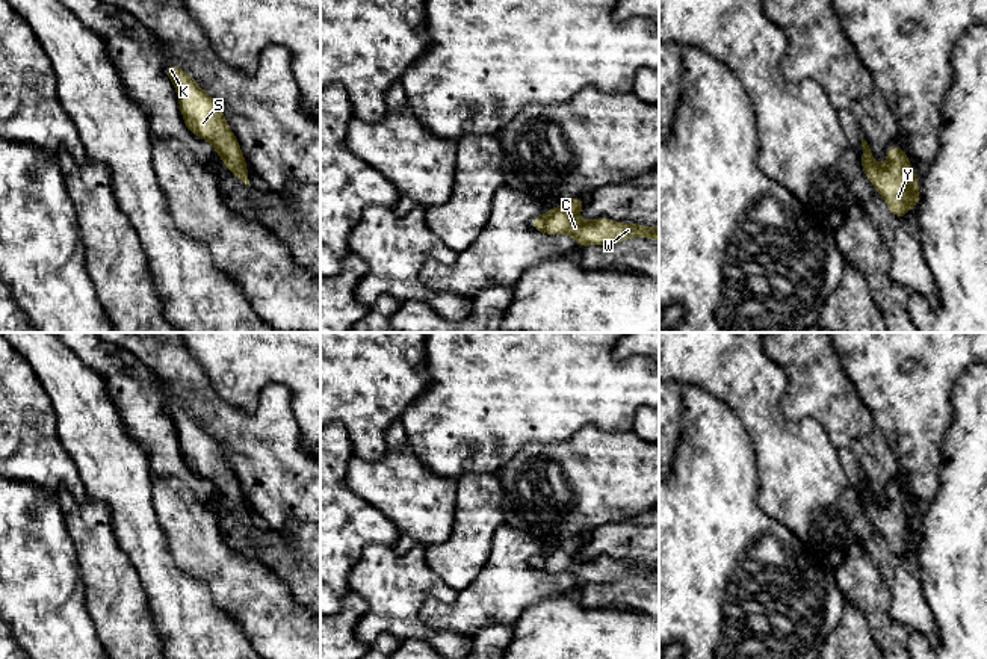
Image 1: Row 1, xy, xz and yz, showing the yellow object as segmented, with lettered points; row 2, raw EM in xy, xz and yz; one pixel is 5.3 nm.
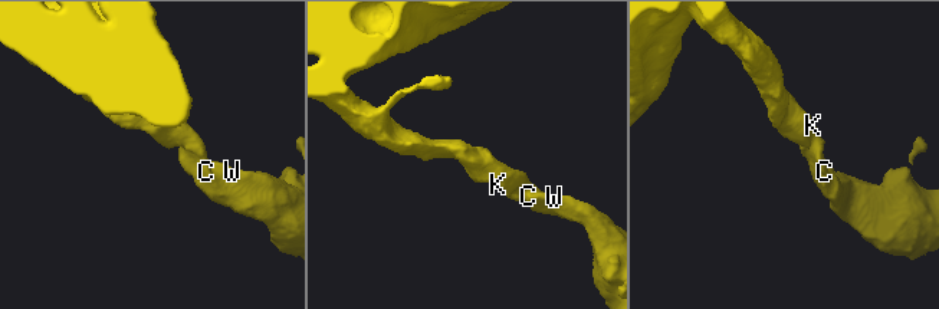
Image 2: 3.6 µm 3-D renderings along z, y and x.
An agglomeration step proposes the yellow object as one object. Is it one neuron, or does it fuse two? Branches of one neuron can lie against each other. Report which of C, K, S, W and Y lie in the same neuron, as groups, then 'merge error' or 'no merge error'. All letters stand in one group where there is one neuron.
C K S W Y; no merge error

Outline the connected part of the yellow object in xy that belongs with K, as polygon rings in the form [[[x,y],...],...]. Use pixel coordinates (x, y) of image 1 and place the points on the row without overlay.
[[[166,404],[165,411],[175,425],[186,466],[198,476],[210,481],[224,503],[245,523],[249,523],[240,484],[224,458],[221,444],[177,404]]]

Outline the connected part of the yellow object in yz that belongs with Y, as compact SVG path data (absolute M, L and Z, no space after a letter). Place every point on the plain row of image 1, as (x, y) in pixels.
M862 478L863 493L860 502L866 515L886 540L892 553L902 558L911 544L919 543L917 514L910 508L910 497L895 482L887 485L887 502L880 505L874 500L872 490Z

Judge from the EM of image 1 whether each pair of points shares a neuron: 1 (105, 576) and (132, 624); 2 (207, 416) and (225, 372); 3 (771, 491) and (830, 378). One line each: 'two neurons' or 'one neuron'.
1: one neuron
2: two neurons
3: two neurons

